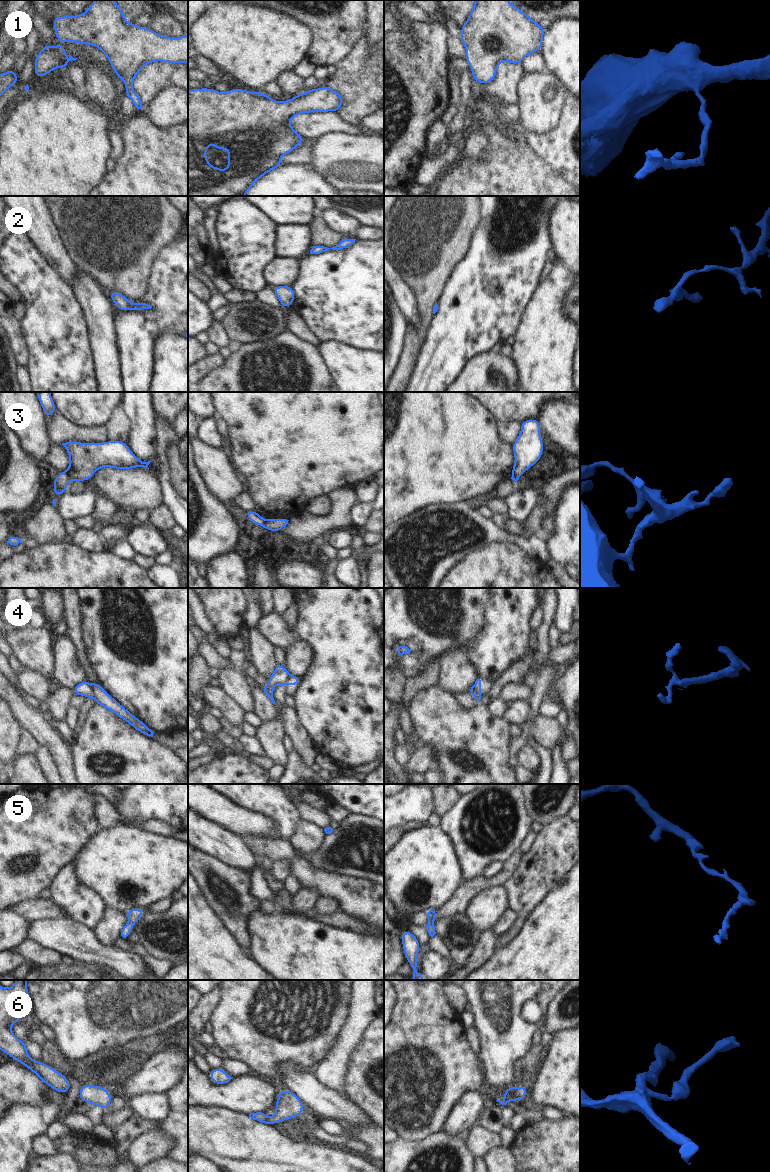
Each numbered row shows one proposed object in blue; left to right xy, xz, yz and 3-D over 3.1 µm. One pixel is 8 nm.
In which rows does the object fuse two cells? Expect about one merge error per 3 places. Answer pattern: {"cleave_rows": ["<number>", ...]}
{"cleave_rows": ["3", "4"]}

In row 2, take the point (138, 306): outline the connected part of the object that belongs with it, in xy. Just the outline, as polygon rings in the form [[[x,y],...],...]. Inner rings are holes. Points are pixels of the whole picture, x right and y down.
[[[112,291],[108,293],[111,300],[116,304],[117,310],[125,311],[125,310],[132,310],[132,311],[142,311],[144,309],[151,309],[152,306],[146,303],[134,303],[133,301],[128,300],[123,294]]]

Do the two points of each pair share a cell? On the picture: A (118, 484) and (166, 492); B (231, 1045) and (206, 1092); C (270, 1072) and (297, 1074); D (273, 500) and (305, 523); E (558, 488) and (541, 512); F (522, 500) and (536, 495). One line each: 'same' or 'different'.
A: different
B: different
C: different
D: different
E: same
F: same

